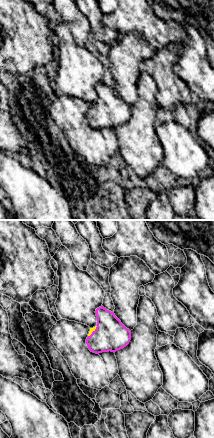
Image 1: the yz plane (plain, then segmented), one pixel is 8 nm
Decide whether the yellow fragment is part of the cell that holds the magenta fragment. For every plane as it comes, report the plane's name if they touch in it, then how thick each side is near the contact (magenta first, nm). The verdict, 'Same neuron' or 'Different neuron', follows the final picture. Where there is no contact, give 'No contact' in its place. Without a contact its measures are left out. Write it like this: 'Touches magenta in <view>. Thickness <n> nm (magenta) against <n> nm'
Touches magenta in yz. Thickness 260 nm (magenta) against 30 nm

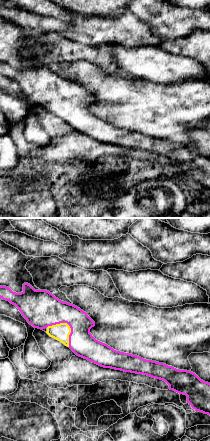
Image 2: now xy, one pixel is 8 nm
Touches magenta in xy. Thickness 300 nm (magenta) against 140 nm

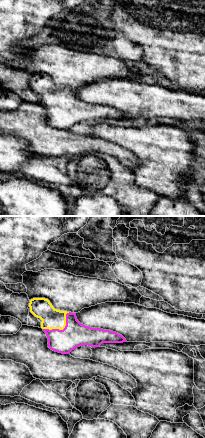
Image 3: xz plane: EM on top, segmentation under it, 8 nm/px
Touches magenta in xz. Thickness 200 nm (magenta) against 160 nm

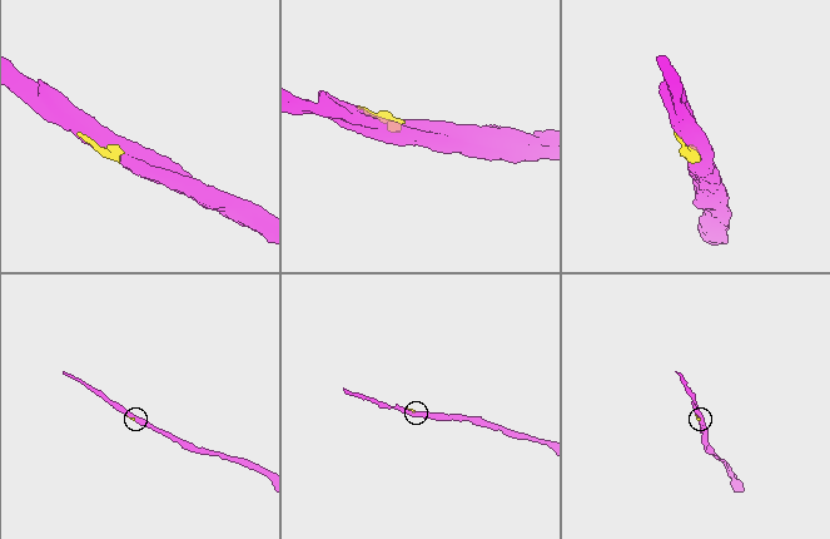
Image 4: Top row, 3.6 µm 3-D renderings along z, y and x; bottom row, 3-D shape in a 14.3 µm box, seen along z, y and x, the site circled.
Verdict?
Same neuron

